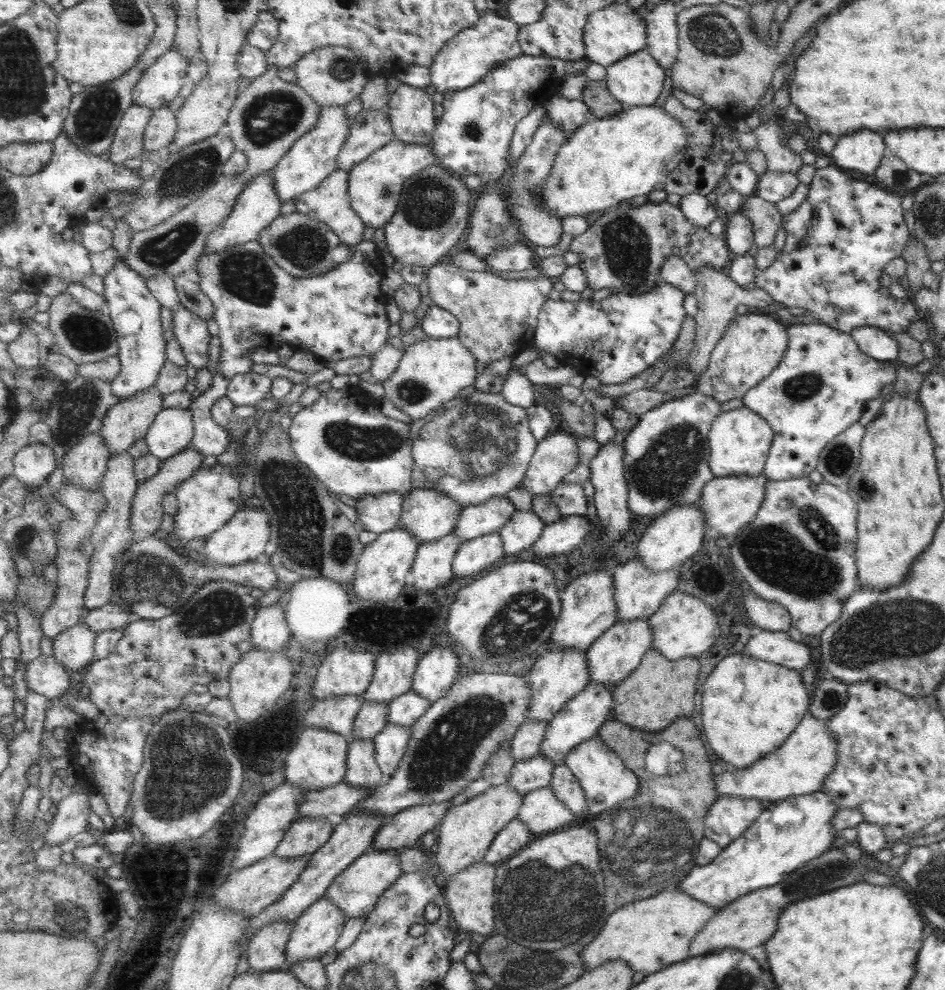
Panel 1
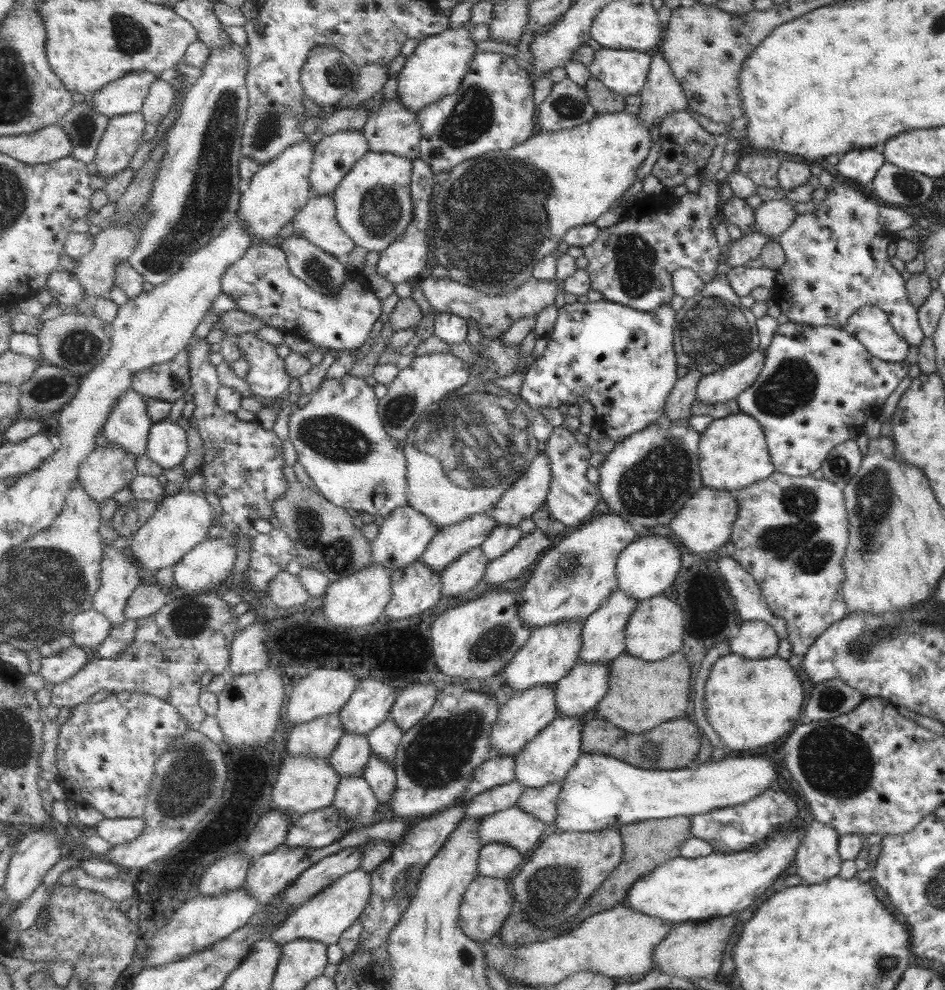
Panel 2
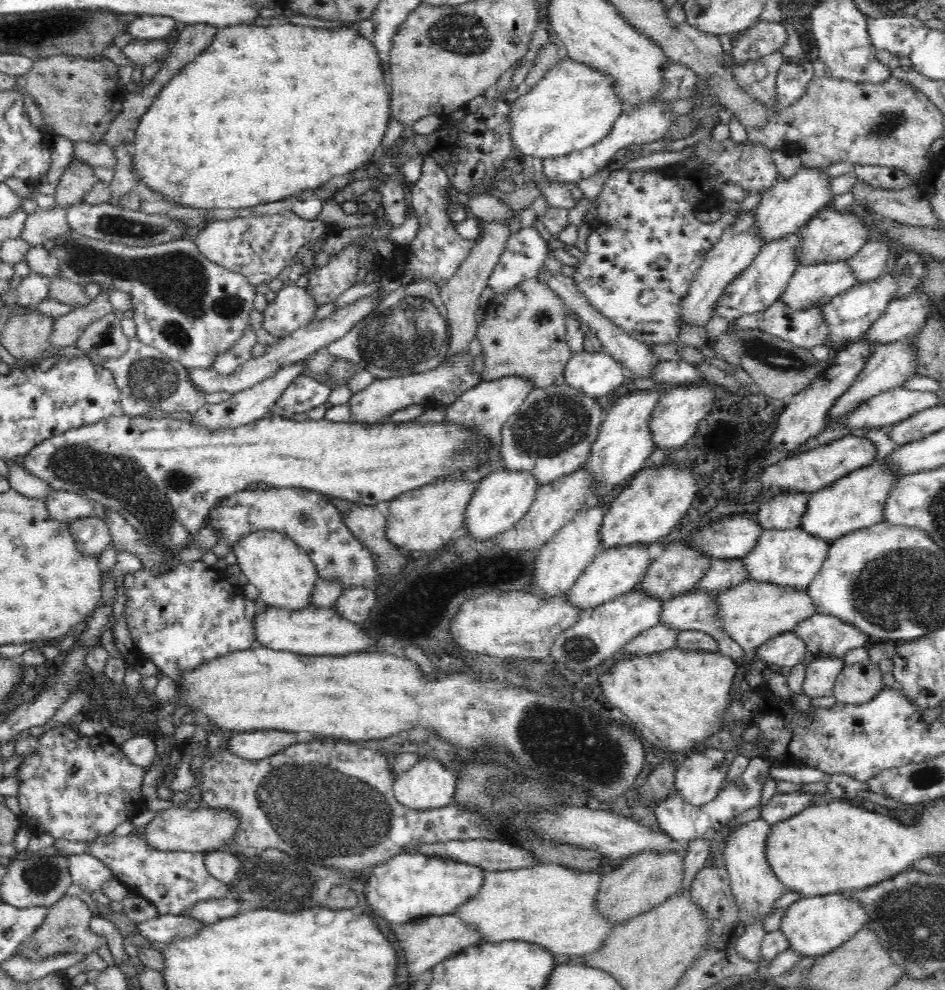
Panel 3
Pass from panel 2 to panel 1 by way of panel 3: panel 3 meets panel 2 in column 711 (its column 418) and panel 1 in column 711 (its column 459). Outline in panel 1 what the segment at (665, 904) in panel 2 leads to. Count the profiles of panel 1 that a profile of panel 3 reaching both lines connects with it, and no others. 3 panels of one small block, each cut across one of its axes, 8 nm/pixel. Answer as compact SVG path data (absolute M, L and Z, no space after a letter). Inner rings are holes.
M821 790L799 796L787 796L778 801L765 803L761 814L744 831L739 841L729 841L711 863L703 866L695 865L690 874L676 887L680 888L683 893L693 896L697 901L708 905L709 908L719 910L740 899L740 896L749 895L759 888L777 885L783 880L784 874L801 868L803 864L817 858L836 844L835 832L833 832L833 824L831 824L833 813L836 810L837 806Z

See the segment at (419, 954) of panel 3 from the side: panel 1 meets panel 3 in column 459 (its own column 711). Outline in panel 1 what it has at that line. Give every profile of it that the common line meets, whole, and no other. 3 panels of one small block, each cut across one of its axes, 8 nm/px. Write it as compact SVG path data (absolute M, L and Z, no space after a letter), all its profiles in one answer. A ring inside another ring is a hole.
M832 846L823 852L823 854L817 856L817 858L809 860L807 864L803 864L801 868L784 874L783 880L777 885L759 888L749 895L740 896L740 899L733 901L723 909L716 910L715 916L709 922L705 923L704 930L701 930L699 935L693 940L690 957L709 955L710 953L724 949L736 949L737 951L741 950L741 952L753 952L755 954L757 948L761 948L763 942L773 934L777 916L781 914L781 910L783 910L785 904L840 888L837 887L840 875L841 886L843 887L862 882L860 880L861 870L863 872L870 870L872 873L879 873L893 878L897 877L896 868L888 866L885 862L879 862L875 855L867 854L865 850L860 851L862 860L851 862L839 850L833 850ZM827 854L841 856L841 863L837 862L833 864L833 858L827 858Z

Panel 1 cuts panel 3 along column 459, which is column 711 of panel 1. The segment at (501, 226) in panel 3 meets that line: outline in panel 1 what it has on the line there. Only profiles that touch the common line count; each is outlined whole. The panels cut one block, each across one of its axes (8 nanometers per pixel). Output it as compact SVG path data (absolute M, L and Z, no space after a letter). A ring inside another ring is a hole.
M709 266L693 270L695 277L695 286L693 286L693 296L696 298L697 310L693 315L695 320L695 342L693 343L693 352L689 355L689 364L691 364L691 372L700 375L707 366L710 352L713 350L717 340L721 338L729 320L736 314L735 307L739 304L745 306L753 306L753 308L765 309L773 304L773 297L769 296L765 290L755 287L749 292L743 287L737 286L728 276L725 276L719 270L713 270Z

